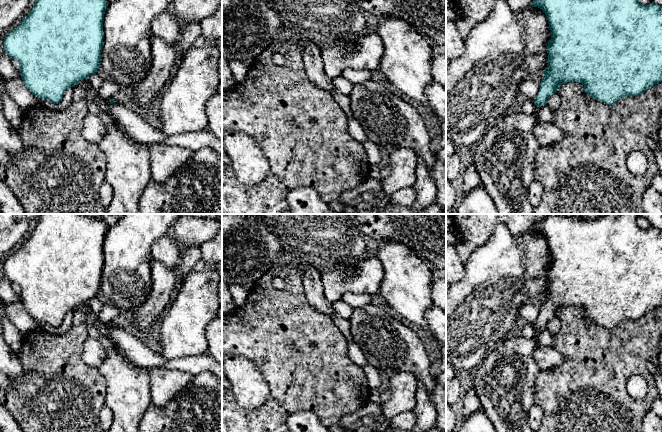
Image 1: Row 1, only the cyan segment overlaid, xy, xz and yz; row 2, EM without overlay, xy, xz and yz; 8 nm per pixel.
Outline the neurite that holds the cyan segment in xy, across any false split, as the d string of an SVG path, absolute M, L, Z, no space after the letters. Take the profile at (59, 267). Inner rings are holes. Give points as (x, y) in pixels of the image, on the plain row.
M40 214L36 220L30 237L5 260L4 275L11 283L19 285L21 303L33 319L58 328L69 311L96 298L100 291L104 263L103 243L108 226L104 221L84 214Z

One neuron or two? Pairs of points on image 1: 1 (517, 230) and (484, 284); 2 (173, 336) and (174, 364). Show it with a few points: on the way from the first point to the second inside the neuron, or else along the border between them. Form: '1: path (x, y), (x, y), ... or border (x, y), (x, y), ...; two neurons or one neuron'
1: border (503, 224), (515, 236), (519, 236), (530, 229); two neurons
2: border (160, 353), (165, 359), (197, 354); two neurons

